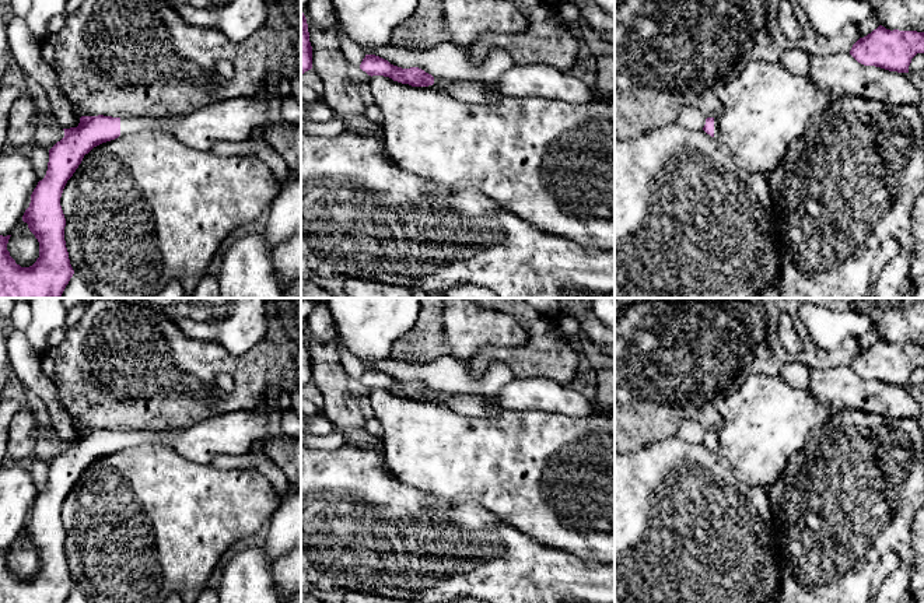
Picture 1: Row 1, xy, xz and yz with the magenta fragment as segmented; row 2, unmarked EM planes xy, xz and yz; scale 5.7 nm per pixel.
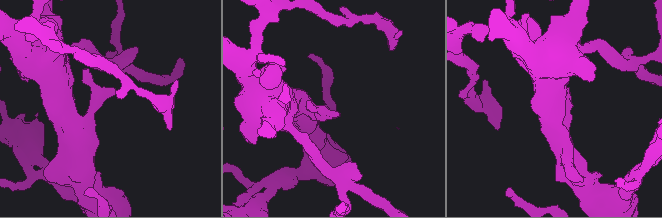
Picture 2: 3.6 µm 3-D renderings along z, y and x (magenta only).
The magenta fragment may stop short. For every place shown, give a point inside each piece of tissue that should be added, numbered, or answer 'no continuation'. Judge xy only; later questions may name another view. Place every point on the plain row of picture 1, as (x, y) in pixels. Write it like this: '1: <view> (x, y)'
1: xy (237, 433)

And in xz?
1: xz (535, 393)

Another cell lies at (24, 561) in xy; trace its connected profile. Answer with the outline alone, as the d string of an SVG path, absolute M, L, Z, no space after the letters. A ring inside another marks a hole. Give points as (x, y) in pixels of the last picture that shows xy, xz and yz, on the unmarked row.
M21 532L10 548L11 550L7 557L10 569L21 581L32 579L39 571L39 555L29 544L28 537Z

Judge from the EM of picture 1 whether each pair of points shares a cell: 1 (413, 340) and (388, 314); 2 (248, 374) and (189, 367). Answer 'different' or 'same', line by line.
1: different
2: same

